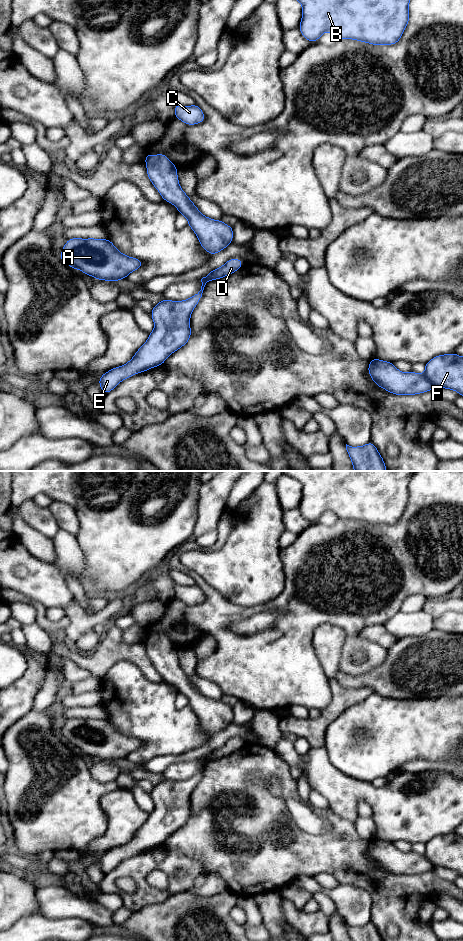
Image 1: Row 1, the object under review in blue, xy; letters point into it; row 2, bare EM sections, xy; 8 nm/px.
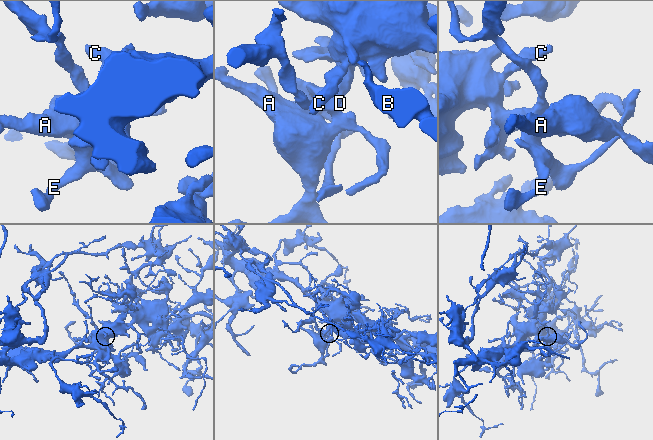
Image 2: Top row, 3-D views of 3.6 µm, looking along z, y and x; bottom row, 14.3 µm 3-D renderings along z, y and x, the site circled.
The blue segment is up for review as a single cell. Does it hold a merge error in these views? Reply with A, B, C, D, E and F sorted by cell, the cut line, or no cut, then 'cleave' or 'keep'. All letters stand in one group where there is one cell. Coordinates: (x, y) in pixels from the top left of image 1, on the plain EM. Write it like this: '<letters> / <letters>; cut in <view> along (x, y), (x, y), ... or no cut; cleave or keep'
A B C D E F; no cut; keep

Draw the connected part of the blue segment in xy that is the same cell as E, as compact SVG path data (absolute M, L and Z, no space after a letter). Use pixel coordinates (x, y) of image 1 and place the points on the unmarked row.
M230 738L223 746L201 759L201 770L191 778L183 781L163 779L155 785L151 791L154 810L129 842L107 851L98 859L102 872L107 874L121 861L163 845L169 835L188 823L191 816L191 793L199 783L206 763L226 757L241 747L242 739Z

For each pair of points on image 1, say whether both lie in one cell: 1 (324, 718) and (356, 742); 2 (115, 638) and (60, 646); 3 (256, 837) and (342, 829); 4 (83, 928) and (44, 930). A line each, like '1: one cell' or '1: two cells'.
1: two cells
2: one cell
3: one cell
4: one cell

